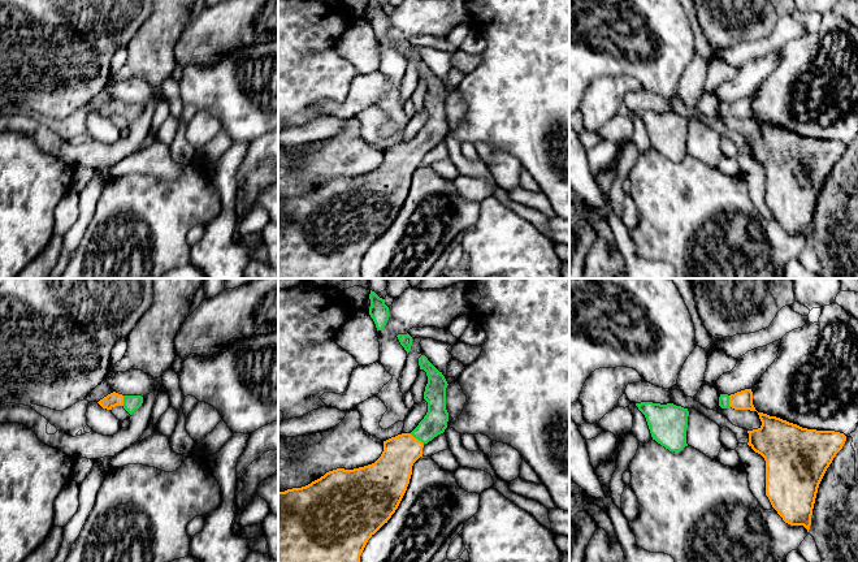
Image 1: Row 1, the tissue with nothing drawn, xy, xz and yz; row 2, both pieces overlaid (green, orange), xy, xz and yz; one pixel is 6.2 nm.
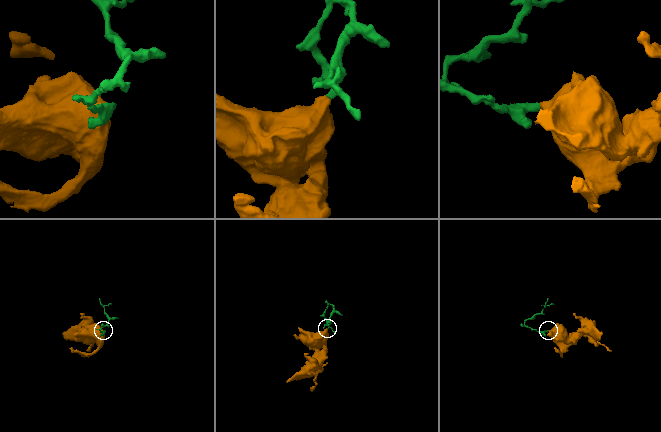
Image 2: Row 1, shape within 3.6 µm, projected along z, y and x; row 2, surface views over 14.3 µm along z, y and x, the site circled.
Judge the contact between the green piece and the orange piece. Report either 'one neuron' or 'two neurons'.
one neuron

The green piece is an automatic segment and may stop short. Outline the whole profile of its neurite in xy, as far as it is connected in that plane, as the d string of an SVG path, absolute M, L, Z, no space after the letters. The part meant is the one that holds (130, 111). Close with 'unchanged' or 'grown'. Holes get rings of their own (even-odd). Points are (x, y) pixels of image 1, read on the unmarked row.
M116 100L108 103L98 111L103 117L112 118L116 114L122 114L130 124L143 112L142 104L122 104Z; grown

